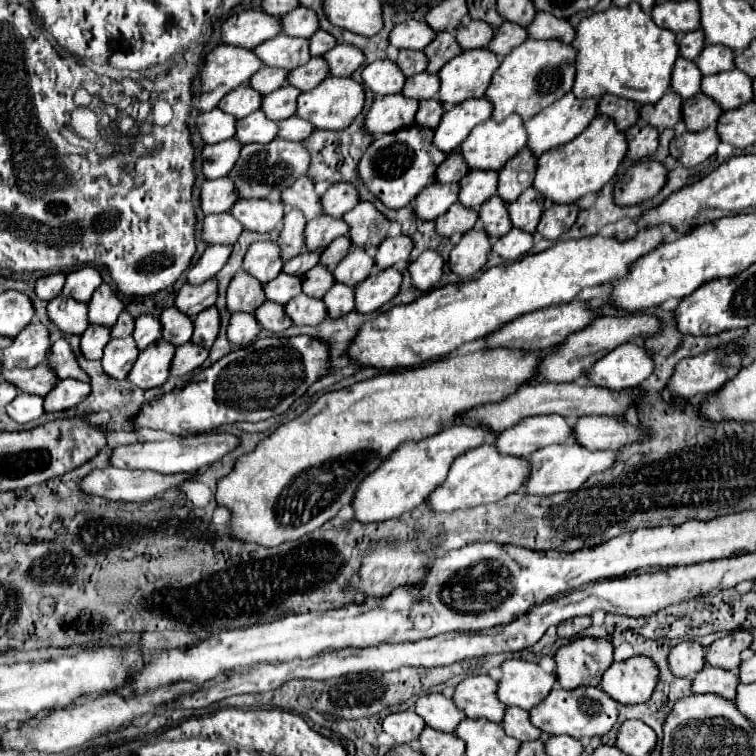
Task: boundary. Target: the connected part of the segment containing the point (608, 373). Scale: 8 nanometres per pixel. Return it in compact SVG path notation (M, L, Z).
M634 342L620 344L608 356L600 358L588 372L588 380L594 386L610 390L624 390L640 386L654 370L652 352L646 346Z

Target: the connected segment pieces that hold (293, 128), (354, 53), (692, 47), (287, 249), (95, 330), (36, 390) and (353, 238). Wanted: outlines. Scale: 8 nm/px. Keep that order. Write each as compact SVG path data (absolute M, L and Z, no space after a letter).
M296 116L278 122L278 138L282 138L282 140L300 142L300 140L308 138L308 134L312 134L312 130L316 130L316 128L308 126L308 122L304 122L302 118L296 118Z
M336 44L322 58L328 64L328 74L332 76L352 76L352 72L364 64L364 54L348 44Z
M700 30L688 32L678 40L678 48L680 48L680 56L686 60L696 60L696 54L700 54L700 48L704 48L704 34L700 34Z
M292 208L286 210L284 226L282 226L282 232L278 238L282 262L304 252L304 226L306 226L306 220L300 214L300 210L292 210Z
M88 326L86 332L80 336L80 350L88 360L100 360L102 350L108 344L108 330L106 326Z
M40 364L32 370L4 370L2 378L10 384L14 384L20 392L44 396L52 386L58 382L58 378L52 378L52 370L48 366Z
M358 202L344 216L344 222L350 226L348 238L354 246L362 246L368 256L374 256L380 240L386 238L390 220L382 216L372 202Z

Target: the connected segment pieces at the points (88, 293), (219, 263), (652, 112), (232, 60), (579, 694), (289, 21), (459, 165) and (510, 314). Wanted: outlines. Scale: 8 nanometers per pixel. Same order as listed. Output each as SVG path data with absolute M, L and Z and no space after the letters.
M82 266L78 270L68 272L62 294L70 296L78 302L88 302L88 298L92 298L92 292L100 284L102 284L100 272L94 266Z
M208 246L206 252L200 256L200 260L190 266L190 270L186 274L186 282L202 284L202 282L214 278L220 272L220 268L228 262L230 252L232 252L232 246Z
M668 90L656 104L644 104L638 108L640 118L654 128L674 128L680 122L680 104L682 98L676 98Z
M238 46L214 48L204 58L204 66L200 70L200 92L194 106L200 112L214 110L232 88L246 84L248 78L260 68L262 66L260 62L256 62L252 50Z
M554 686L550 694L536 704L530 710L530 722L540 728L542 732L554 736L554 734L566 734L572 738L592 738L592 736L602 736L606 734L618 718L618 704L608 698L608 694L602 694L600 688L586 686L578 690L560 690L560 686Z
M298 6L296 10L280 18L280 26L282 26L282 32L288 36L310 38L318 30L318 18L312 10Z
M458 152L450 154L436 170L436 182L440 184L450 184L450 182L460 182L460 178L468 174L468 166L464 166L464 160L460 158Z
M660 224L648 226L624 242L616 240L616 236L600 234L556 242L544 252L524 256L506 266L494 266L458 284L438 286L406 306L390 308L360 328L348 354L362 366L376 366L382 370L412 368L426 360L440 358L454 352L464 342L492 334L522 314L572 302L582 288L622 278L636 258L652 252L652 248L660 246L670 234L674 234L672 226Z

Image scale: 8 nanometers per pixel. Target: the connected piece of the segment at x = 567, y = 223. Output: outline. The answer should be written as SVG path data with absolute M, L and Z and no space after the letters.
M572 204L572 206L548 206L544 208L542 216L540 216L540 222L536 226L536 232L542 234L546 240L550 242L556 242L560 234L564 234L574 222L576 222L576 216L578 216L578 208Z

